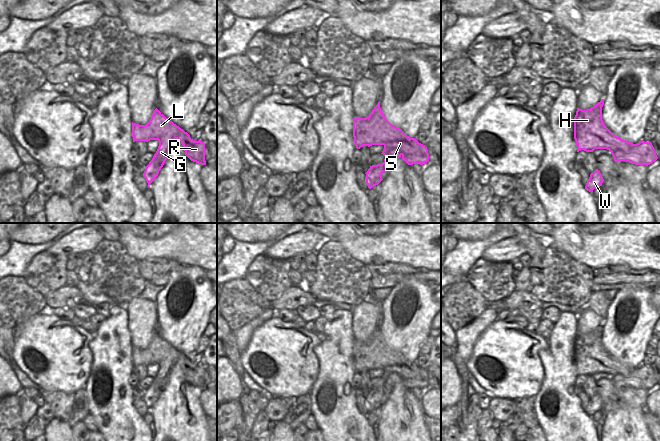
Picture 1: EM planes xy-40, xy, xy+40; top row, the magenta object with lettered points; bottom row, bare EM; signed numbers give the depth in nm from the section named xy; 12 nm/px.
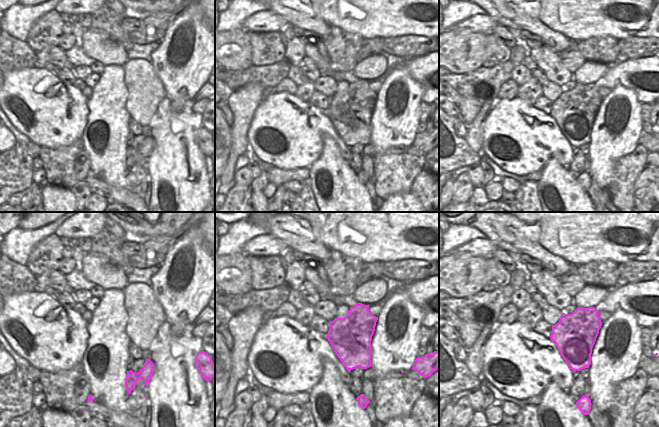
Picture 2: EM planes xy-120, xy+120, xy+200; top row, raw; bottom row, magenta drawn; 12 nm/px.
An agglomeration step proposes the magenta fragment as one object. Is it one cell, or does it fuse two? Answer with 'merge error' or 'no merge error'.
merge error

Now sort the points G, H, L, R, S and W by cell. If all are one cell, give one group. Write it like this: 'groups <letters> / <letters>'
groups G W / H L R S

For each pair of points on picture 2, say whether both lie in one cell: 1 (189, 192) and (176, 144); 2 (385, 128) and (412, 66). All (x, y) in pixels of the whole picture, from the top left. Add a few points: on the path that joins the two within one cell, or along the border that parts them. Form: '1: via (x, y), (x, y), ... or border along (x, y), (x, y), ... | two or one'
1: via (179, 180), (176, 156) | one
2: border along (402, 60), (407, 72), (423, 87), (423, 92) | two

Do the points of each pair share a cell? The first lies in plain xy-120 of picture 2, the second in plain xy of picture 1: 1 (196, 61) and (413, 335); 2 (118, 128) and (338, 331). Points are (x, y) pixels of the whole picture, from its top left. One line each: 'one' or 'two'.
1: one
2: one

